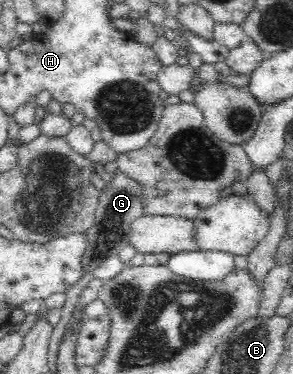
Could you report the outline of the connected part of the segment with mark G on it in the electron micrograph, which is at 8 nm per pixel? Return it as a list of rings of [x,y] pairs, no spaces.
[[[118,170],[113,174],[112,182],[101,190],[94,225],[85,233],[89,245],[87,245],[87,249],[83,253],[83,261],[81,261],[84,273],[96,270],[101,263],[105,262],[105,259],[119,256],[120,251],[130,245],[131,225],[141,215],[144,215],[141,186]]]

